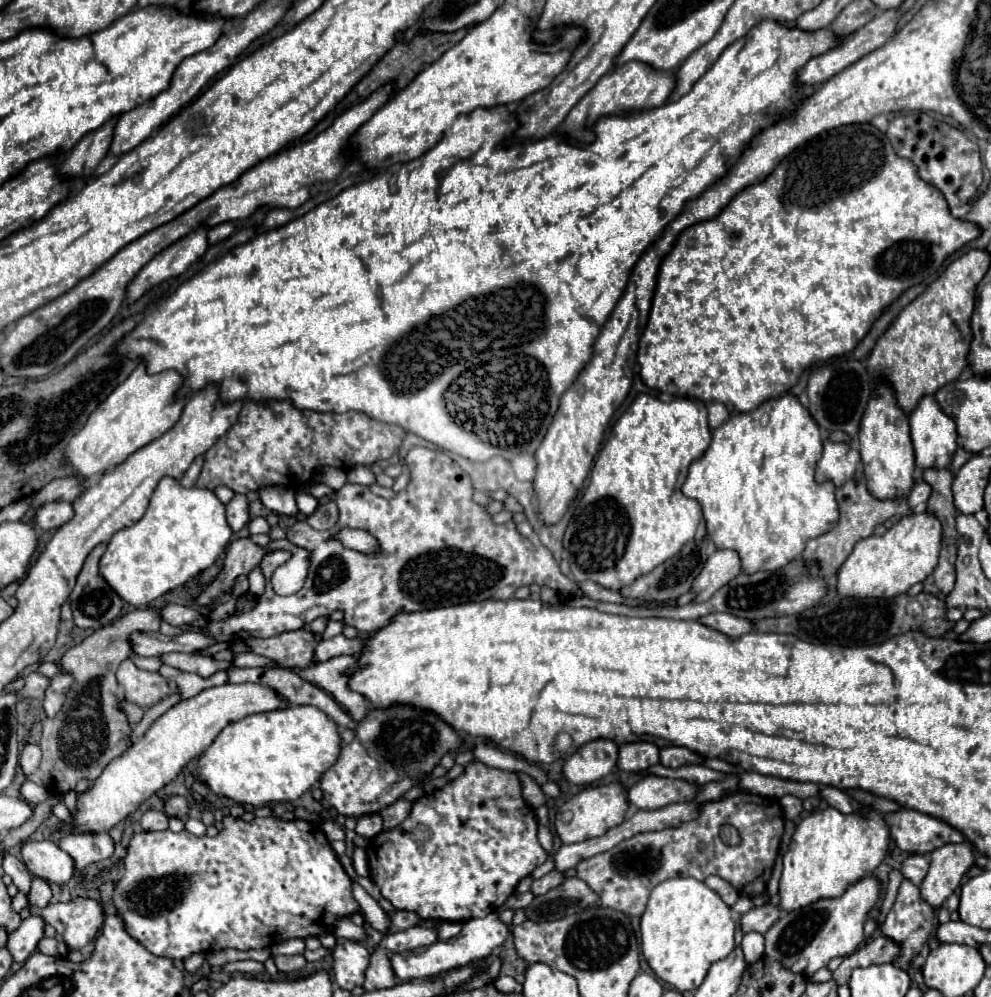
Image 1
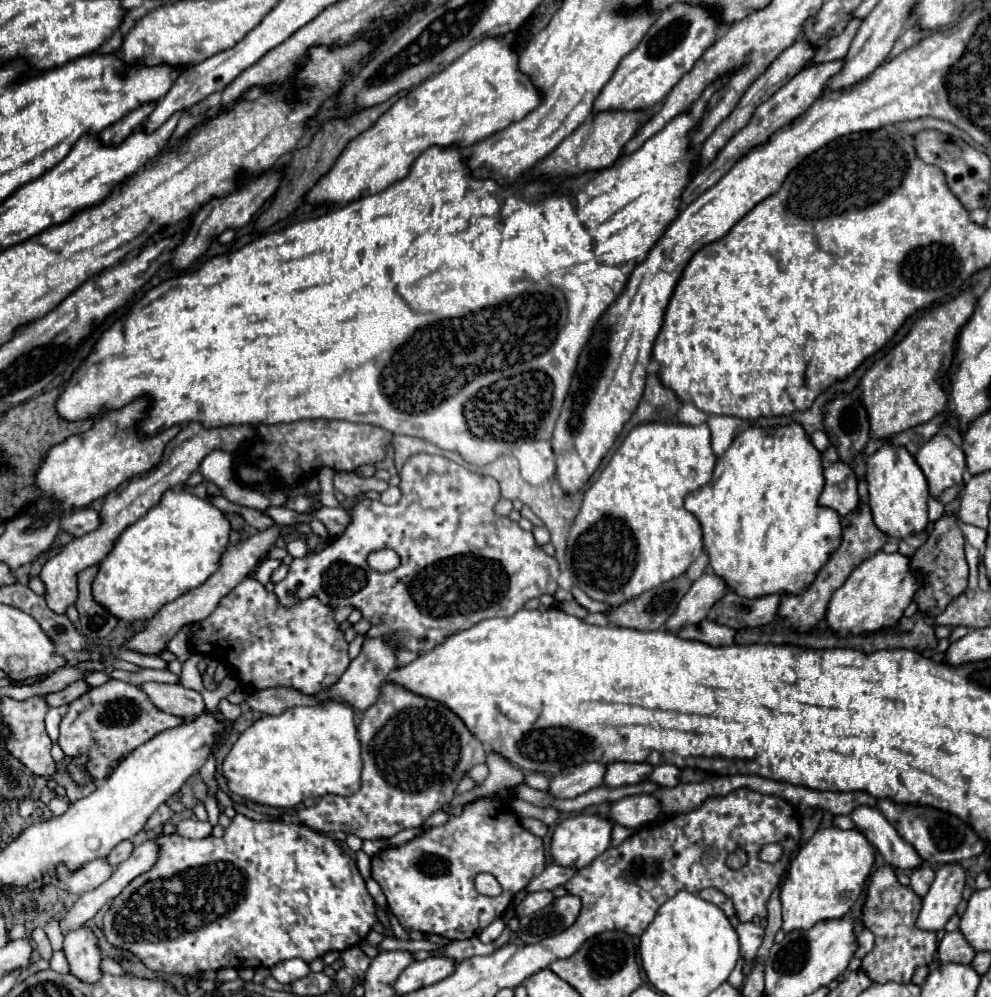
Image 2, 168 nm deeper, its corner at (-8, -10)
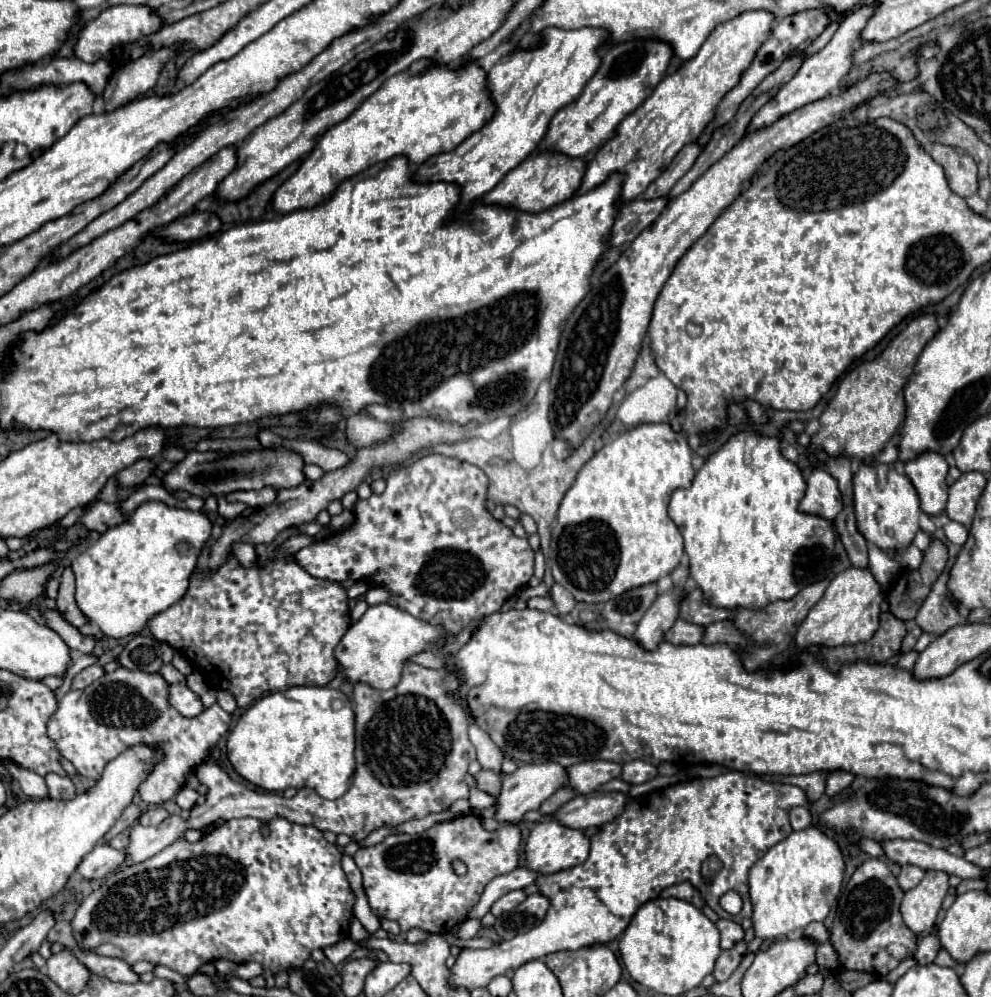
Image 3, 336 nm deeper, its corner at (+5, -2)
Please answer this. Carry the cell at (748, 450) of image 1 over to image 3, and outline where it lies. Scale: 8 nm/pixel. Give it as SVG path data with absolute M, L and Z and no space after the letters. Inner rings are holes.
M737 432L717 452L713 452L705 460L705 464L695 474L693 484L689 488L679 488L679 490L673 492L671 502L669 502L669 516L677 524L677 528L681 530L681 534L685 538L685 552L689 556L691 576L697 580L699 588L705 594L705 602L709 606L729 608L729 610L737 610L737 608L763 608L763 606L767 606L769 602L775 602L775 600L789 600L801 588L809 586L811 582L817 582L817 580L823 580L823 578L831 576L831 572L833 572L831 564L833 564L833 554L835 554L833 552L835 550L835 536L833 536L833 530L829 528L831 524L825 518L799 512L799 500L803 498L805 488L807 488L807 482L805 482L799 466L783 456L781 442L777 438L763 436L763 434L757 434L757 432Z

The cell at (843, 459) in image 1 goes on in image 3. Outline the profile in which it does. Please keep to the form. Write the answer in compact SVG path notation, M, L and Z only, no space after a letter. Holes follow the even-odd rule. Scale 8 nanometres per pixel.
M817 466L807 478L807 492L799 504L799 510L807 514L819 514L825 520L833 520L843 510L841 500L843 498L837 480L825 468Z

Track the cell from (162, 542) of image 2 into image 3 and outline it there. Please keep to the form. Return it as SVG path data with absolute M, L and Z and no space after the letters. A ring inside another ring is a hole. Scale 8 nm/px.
M143 502L129 520L109 528L101 538L89 544L73 562L71 568L77 578L77 602L89 620L97 622L101 632L111 638L125 638L141 632L141 628L159 612L183 598L189 578L195 572L197 560L205 542L211 538L211 520L203 512L167 506L165 502Z

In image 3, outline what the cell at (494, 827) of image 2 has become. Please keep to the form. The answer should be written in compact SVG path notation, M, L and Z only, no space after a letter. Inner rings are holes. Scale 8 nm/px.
M461 814L449 822L439 822L425 830L423 834L393 834L387 836L381 844L359 848L355 852L355 864L363 872L363 888L369 898L369 904L377 916L395 920L403 932L411 928L421 928L429 934L447 934L455 926L467 920L467 914L479 902L485 886L495 876L507 874L517 868L521 850L521 830L517 826L501 826L497 830L485 830L483 820L475 814ZM461 860L467 866L465 876L453 872L453 862Z

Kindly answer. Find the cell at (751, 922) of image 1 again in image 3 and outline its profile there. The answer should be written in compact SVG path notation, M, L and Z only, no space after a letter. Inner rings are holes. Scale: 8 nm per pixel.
M719 920L717 922L717 928L721 932L721 948L723 950L729 950L733 948L737 942L743 940L745 936L745 930L741 928L741 924L733 922L733 920Z

